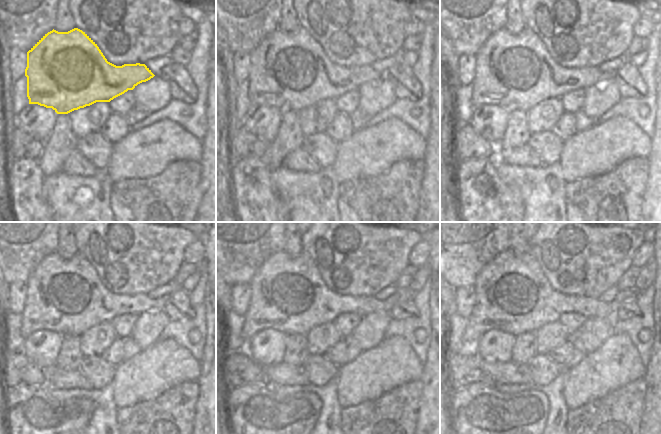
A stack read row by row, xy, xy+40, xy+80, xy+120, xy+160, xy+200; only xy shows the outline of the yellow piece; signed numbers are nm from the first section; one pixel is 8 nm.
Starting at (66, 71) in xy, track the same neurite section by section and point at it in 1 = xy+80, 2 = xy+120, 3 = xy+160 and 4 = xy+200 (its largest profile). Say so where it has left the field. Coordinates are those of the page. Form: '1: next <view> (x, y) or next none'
1: next xy+80 (514, 71)
2: next xy+120 (64, 296)
3: next xy+160 (288, 294)
4: next xy+200 (512, 294)

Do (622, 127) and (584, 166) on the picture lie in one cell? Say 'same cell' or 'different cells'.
same cell

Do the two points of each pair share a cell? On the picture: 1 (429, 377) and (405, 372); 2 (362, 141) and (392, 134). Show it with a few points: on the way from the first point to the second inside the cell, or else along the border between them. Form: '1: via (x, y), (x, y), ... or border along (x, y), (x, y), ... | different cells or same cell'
1: border along (423, 364), (423, 372), (420, 379) | different cells
2: via (369, 141), (385, 138) | same cell

